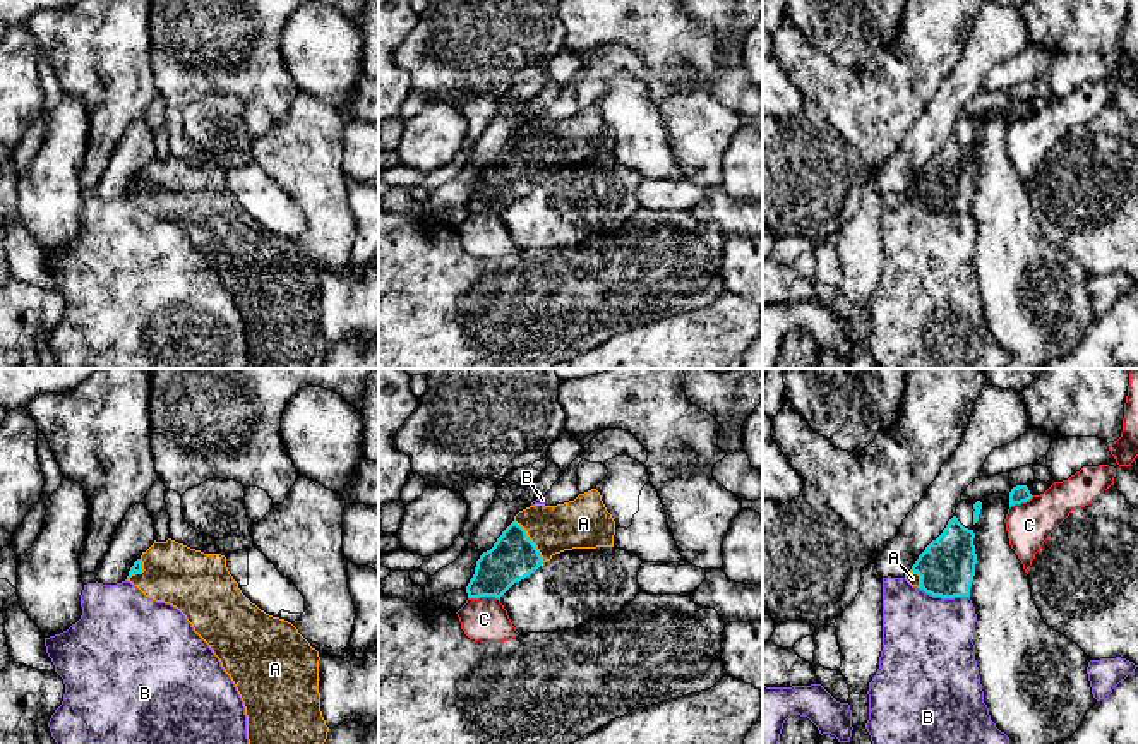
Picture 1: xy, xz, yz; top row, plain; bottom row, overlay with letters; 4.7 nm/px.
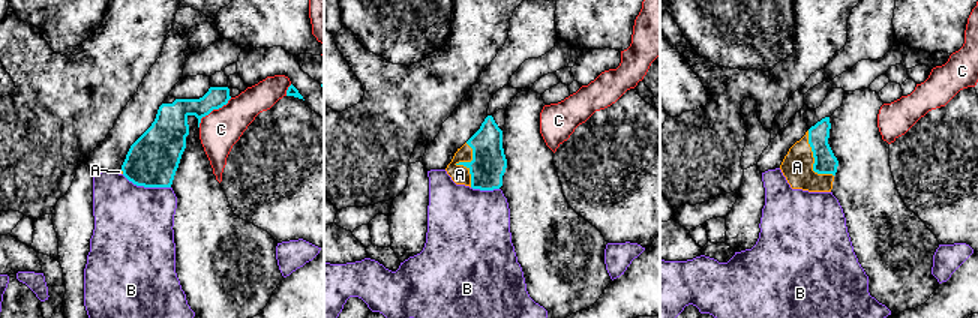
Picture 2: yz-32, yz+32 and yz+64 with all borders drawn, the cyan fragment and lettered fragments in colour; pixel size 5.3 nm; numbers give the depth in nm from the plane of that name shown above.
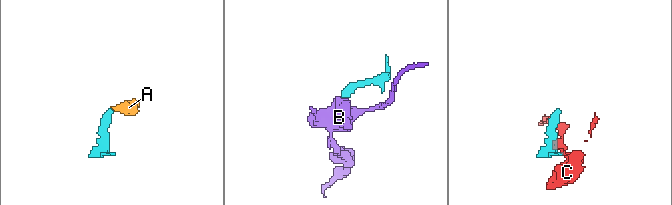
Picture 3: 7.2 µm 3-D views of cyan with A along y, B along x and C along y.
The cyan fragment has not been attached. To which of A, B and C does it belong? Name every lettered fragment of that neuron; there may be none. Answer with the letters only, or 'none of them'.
A

